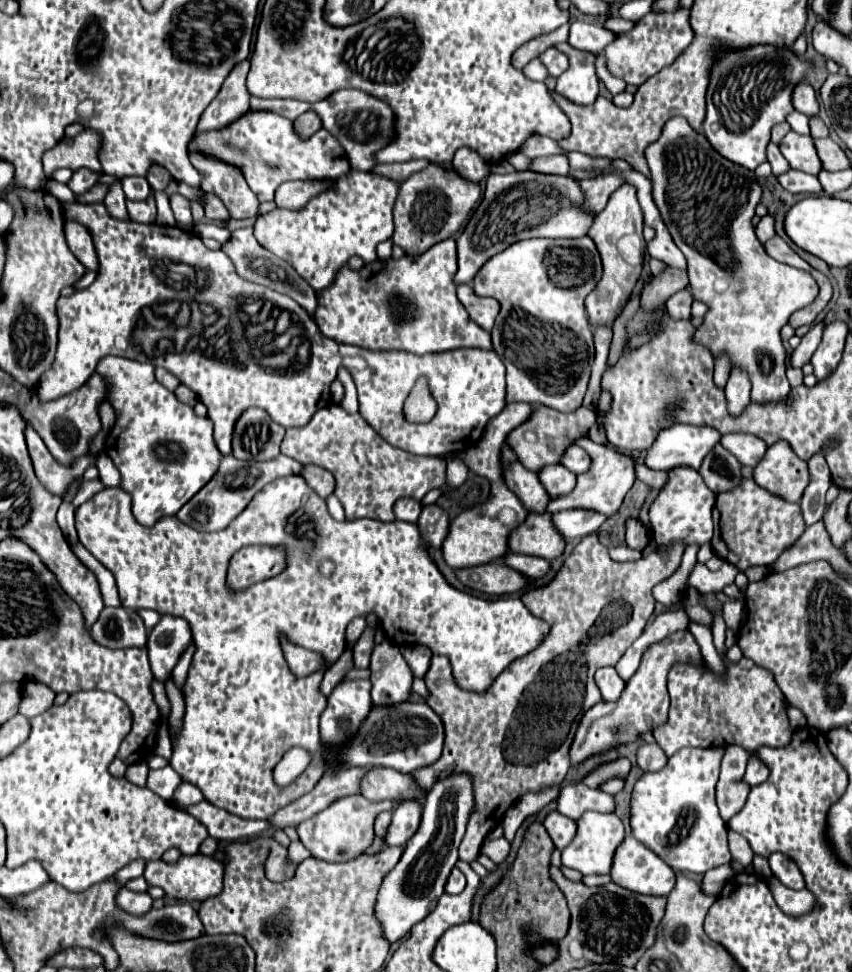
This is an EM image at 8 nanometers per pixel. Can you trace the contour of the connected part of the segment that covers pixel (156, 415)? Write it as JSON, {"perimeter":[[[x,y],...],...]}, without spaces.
{"perimeter":[[[103,357],[97,371],[109,381],[109,401],[117,411],[117,421],[109,431],[105,453],[113,459],[121,473],[121,489],[133,499],[133,515],[139,523],[151,527],[165,515],[175,515],[201,487],[205,487],[219,471],[223,453],[213,437],[213,423],[209,417],[197,417],[193,407],[179,403],[177,397],[155,381],[153,365],[139,363],[127,357]]]}

